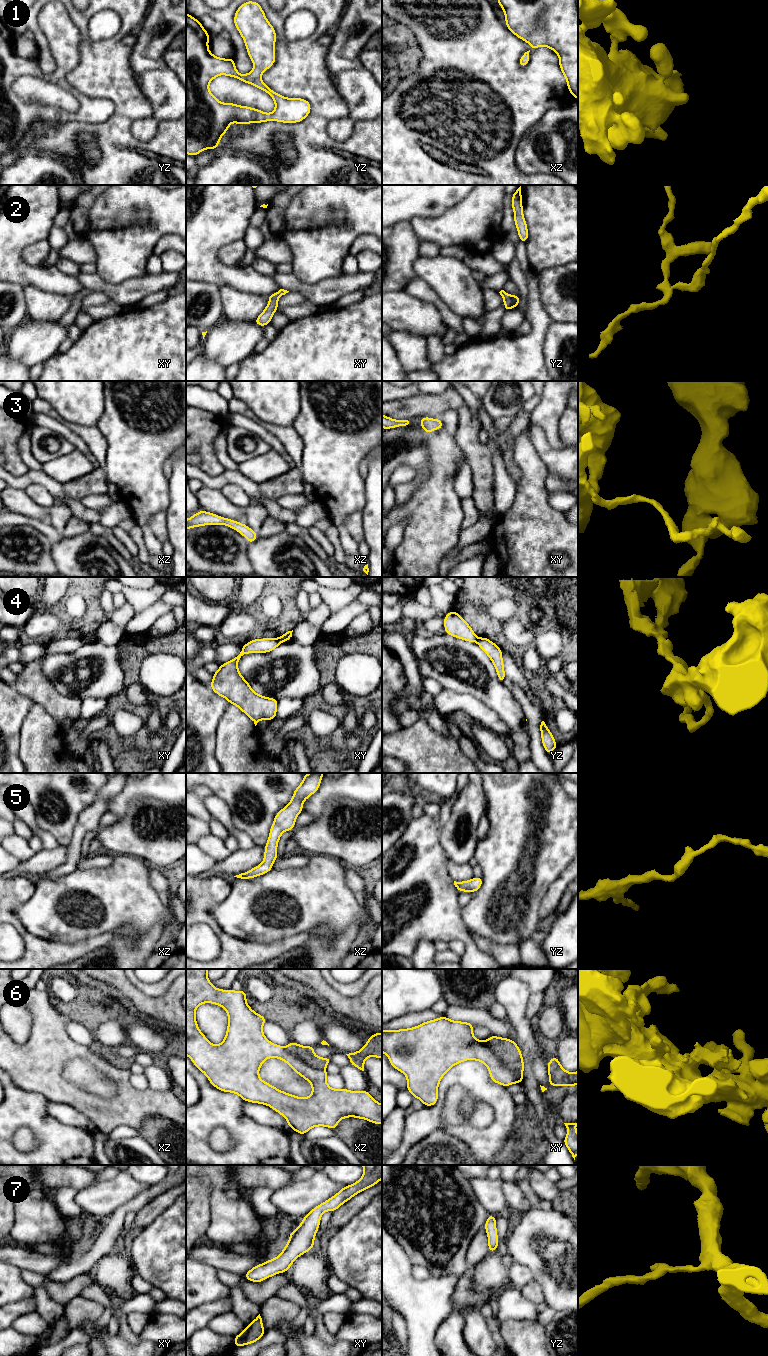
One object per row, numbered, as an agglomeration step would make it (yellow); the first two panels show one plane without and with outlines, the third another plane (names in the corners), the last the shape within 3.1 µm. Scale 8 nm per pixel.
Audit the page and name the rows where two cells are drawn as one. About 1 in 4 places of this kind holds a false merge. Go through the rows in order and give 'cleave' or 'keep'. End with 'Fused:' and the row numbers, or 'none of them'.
1: keep
2: keep
3: keep
4: cleave
5: keep
6: cleave
7: keep
Fused: 4, 6

